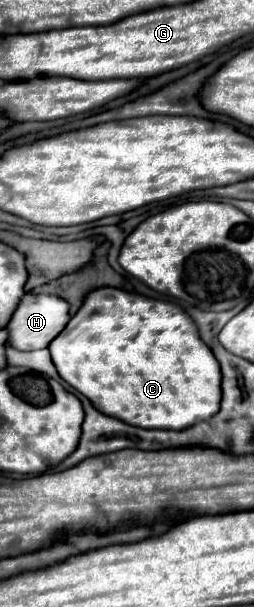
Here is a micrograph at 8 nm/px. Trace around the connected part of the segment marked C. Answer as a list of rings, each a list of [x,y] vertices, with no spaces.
[[[100,287],[86,295],[78,313],[50,343],[50,353],[60,377],[78,393],[88,397],[98,411],[114,415],[142,429],[186,429],[218,413],[220,367],[214,353],[202,343],[190,315],[172,301],[153,299],[124,289]]]

